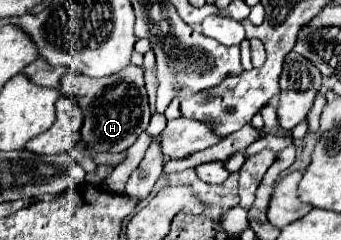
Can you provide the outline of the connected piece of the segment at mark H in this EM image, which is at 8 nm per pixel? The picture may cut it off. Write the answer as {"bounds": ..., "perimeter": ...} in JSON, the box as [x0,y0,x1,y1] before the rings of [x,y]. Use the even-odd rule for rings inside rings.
{"bounds":[59,66,151,152],"perimeter":[[[127,66],[121,72],[105,78],[89,78],[83,74],[65,74],[59,92],[75,100],[83,110],[81,142],[95,152],[123,152],[141,132],[145,132],[151,112],[143,84],[143,68]]]}

